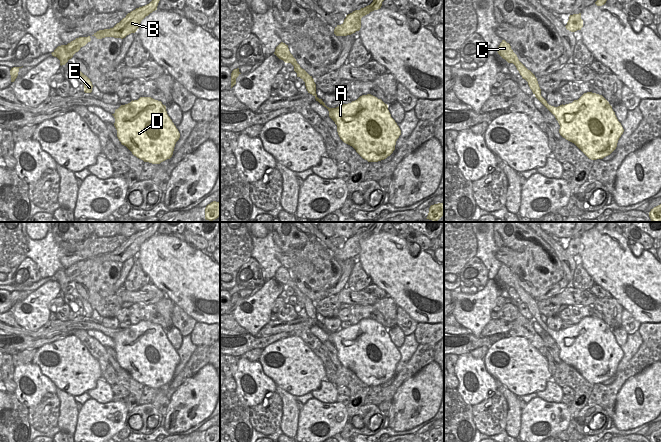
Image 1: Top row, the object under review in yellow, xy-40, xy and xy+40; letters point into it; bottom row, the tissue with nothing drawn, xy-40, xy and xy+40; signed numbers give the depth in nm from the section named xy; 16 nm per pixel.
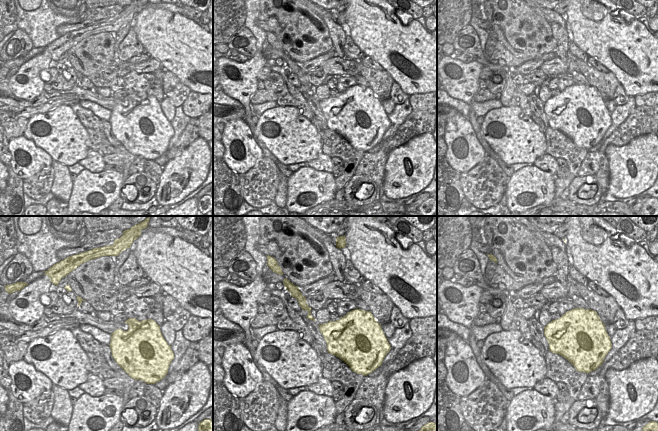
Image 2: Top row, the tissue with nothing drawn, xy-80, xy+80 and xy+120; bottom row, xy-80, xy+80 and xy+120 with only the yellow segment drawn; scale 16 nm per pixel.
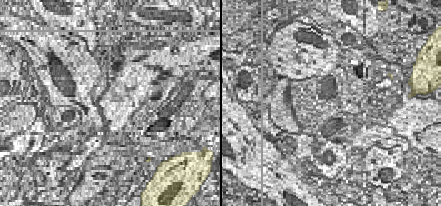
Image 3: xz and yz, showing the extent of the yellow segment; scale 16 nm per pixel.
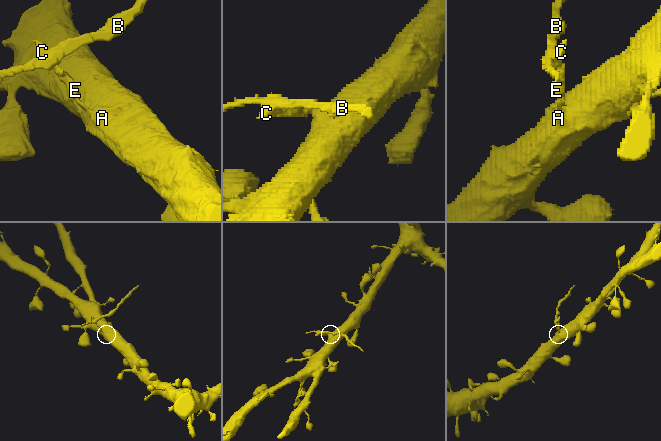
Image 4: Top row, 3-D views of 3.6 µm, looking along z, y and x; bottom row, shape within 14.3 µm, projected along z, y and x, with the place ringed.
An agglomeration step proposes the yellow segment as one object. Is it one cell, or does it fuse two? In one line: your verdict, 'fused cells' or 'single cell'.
fused cells

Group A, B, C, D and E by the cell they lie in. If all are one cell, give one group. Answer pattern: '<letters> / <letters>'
A D / B C E

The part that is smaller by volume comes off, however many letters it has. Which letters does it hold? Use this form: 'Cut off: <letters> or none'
Cut off: B, C, E

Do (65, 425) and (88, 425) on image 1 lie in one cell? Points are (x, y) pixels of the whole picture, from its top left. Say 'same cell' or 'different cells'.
different cells

